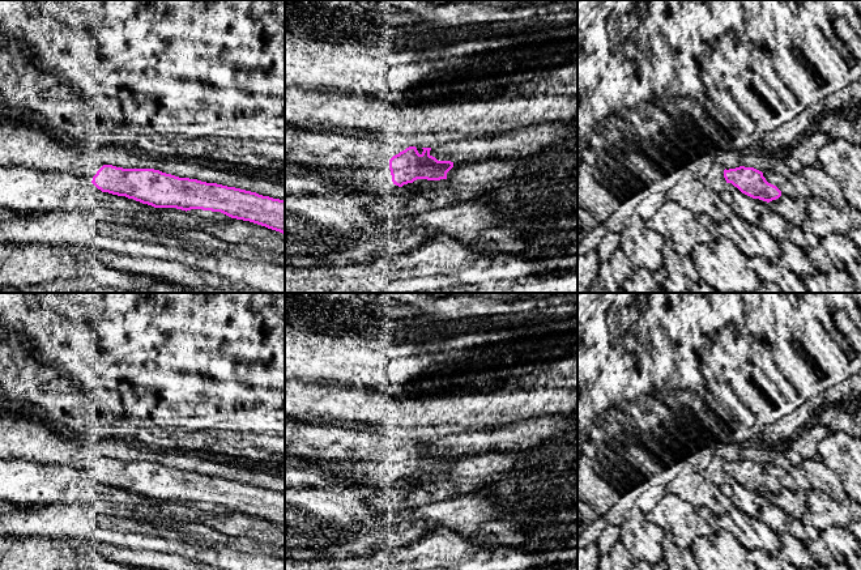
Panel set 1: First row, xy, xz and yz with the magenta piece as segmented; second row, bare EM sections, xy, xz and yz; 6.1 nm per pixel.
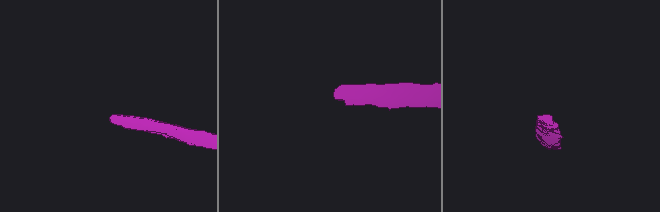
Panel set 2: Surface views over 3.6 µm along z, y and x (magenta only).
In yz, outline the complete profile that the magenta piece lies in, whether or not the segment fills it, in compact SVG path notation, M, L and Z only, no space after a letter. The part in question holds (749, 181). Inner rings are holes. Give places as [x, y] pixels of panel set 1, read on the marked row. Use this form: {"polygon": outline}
{"polygon": "M739 166L729 170L725 169L724 178L726 183L732 183L742 193L753 199L770 203L781 196L781 191L776 186L768 183L763 173L754 167Z"}

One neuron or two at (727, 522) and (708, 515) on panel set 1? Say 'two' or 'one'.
one

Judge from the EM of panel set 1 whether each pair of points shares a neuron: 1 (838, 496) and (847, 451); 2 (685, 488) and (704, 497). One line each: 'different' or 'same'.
1: different
2: same

